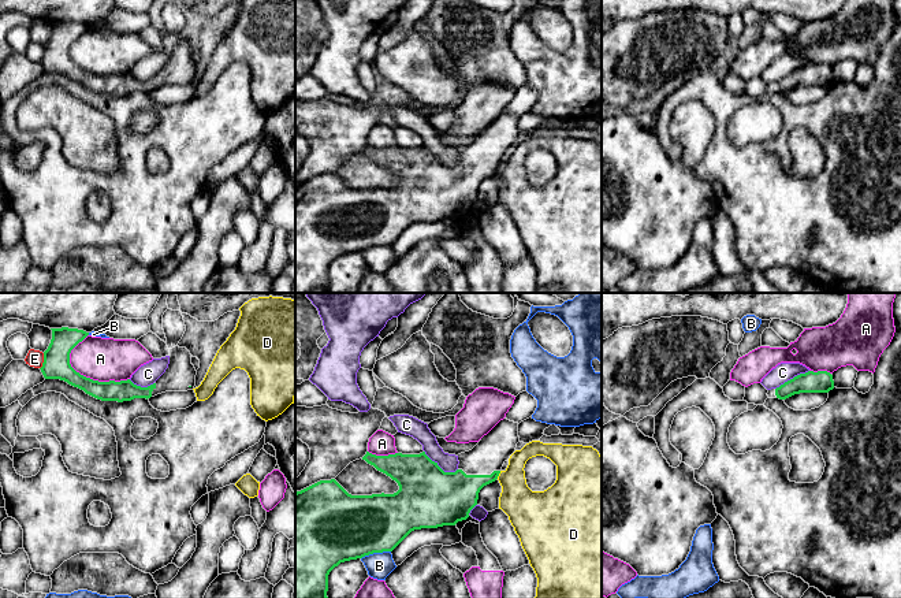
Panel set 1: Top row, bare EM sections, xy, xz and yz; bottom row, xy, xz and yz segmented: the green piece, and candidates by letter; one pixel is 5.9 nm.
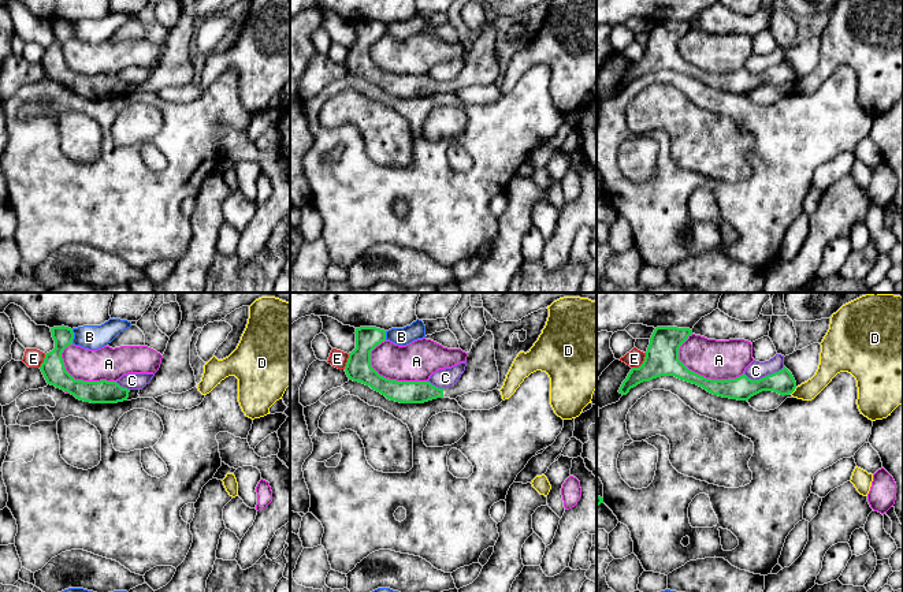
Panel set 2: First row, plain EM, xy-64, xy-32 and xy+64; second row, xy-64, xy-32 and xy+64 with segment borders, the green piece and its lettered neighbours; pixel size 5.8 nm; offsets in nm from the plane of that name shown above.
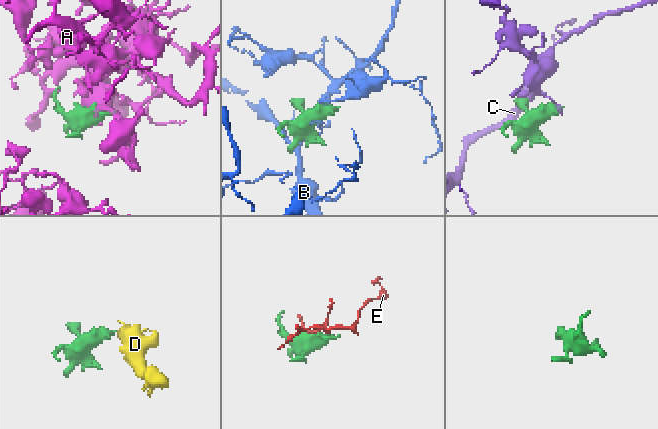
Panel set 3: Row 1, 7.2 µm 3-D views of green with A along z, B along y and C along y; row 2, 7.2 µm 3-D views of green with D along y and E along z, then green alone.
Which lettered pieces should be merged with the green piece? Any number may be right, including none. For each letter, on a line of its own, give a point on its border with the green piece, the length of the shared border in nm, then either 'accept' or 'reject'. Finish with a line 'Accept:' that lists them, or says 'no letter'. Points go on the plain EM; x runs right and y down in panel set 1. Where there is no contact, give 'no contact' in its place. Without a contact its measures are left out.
A: xy (95, 74) | 400 nm | reject
B: xz (375, 245) | 180 nm | reject
C: xz (439, 160) | 240 nm | reject
D: xz (498, 168) | 50 nm | reject
E: xy (44, 55) | 100 nm | reject
Accept: no letter

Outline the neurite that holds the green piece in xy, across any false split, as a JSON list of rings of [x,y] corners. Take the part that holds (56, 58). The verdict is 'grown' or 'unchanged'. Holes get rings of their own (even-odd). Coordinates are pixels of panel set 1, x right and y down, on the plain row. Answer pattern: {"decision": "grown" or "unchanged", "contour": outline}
{"decision": "grown", "contour": [[[51,22],[52,33],[44,45],[40,62],[45,73],[60,73],[83,83],[101,94],[131,94],[150,92],[165,85],[187,85],[196,79],[197,64],[191,57],[191,48],[186,41],[170,42],[170,57],[165,66],[150,79],[141,81],[127,74],[98,75],[77,66],[70,57],[71,44],[82,36],[89,26],[78,22]]]}

